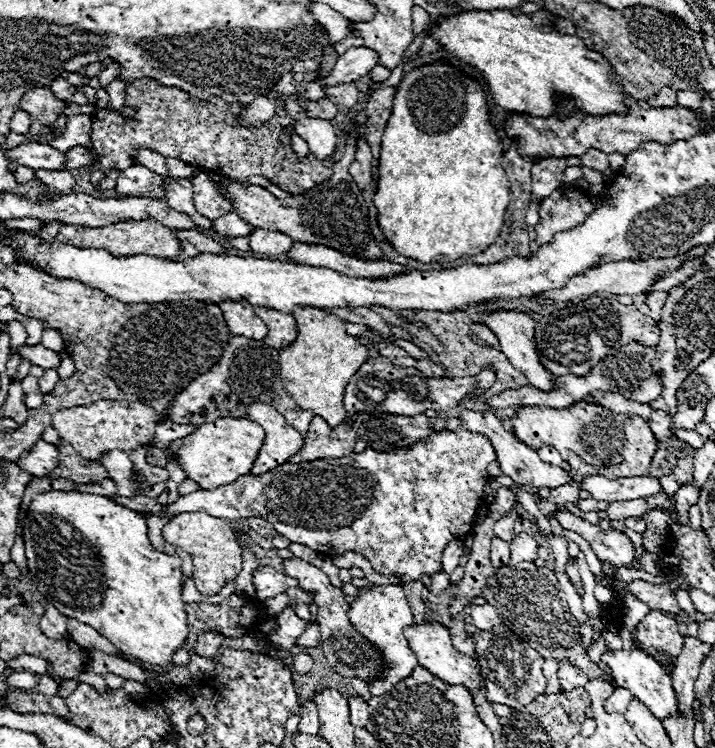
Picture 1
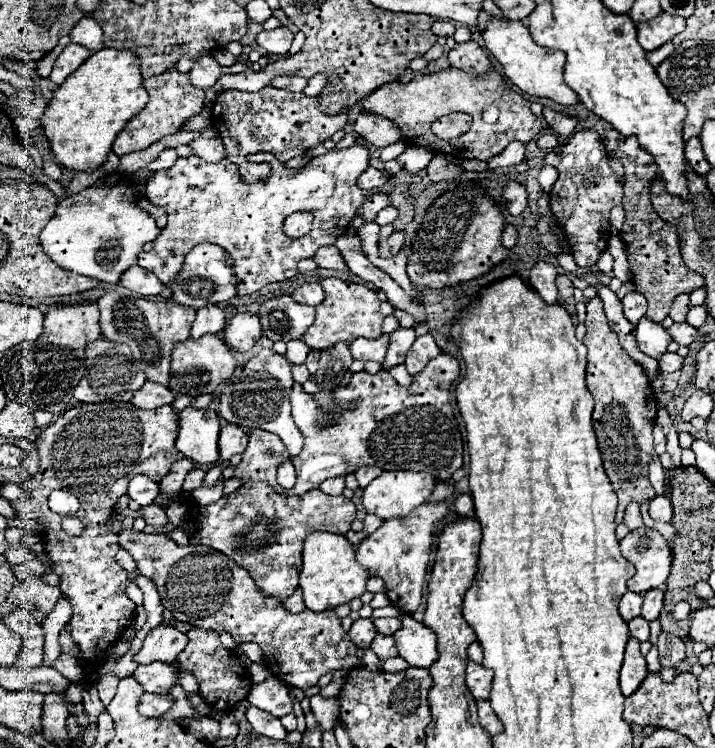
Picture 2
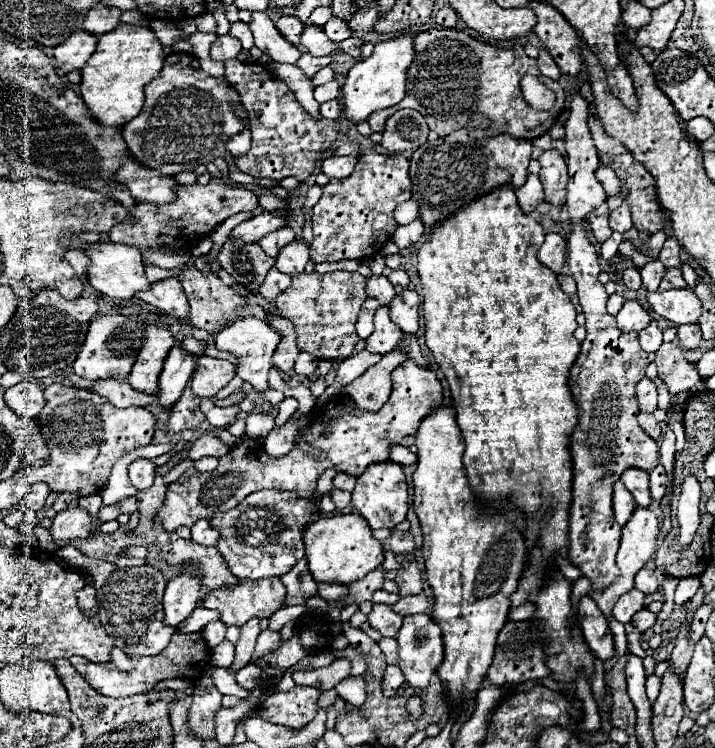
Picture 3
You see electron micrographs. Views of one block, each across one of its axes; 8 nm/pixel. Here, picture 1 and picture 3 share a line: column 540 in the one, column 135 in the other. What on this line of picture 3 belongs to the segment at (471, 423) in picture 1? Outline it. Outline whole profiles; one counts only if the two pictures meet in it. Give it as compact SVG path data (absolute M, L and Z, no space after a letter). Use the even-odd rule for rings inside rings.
M134 460L128 468L128 476L132 486L136 486L138 490L146 490L150 488L150 484L154 484L154 476L156 476L156 466L152 464L152 460Z

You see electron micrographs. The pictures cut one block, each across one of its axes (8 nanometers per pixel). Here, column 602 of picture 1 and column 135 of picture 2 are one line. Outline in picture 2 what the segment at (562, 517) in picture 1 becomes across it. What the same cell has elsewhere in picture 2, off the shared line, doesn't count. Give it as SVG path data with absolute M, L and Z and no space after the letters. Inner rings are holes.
M132 528L118 534L118 544L132 554L140 574L162 590L160 600L164 608L174 612L176 620L216 634L228 632L238 644L256 642L264 652L264 664L288 686L308 690L326 672L360 666L356 658L358 648L352 644L334 610L290 614L276 598L260 594L248 570L222 552L194 544L178 546L166 534L144 534Z

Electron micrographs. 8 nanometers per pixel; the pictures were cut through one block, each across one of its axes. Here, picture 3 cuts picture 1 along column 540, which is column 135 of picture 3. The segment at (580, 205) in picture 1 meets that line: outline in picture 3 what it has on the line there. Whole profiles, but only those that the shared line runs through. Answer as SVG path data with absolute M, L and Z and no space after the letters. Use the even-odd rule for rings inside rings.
M222 176L218 180L210 180L208 184L178 184L174 188L176 200L172 204L146 204L146 202L136 202L134 210L128 212L128 216L118 222L110 230L110 242L118 244L134 244L142 250L148 252L164 252L178 254L184 250L190 250L196 246L202 238L206 238L220 222L226 218L240 214L240 212L252 212L258 207L257 196L249 190L238 186L228 186Z

